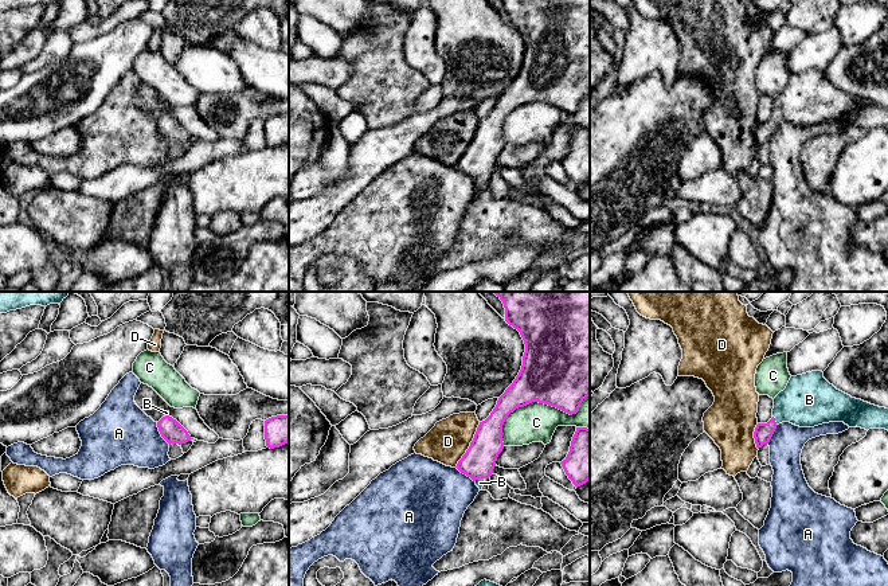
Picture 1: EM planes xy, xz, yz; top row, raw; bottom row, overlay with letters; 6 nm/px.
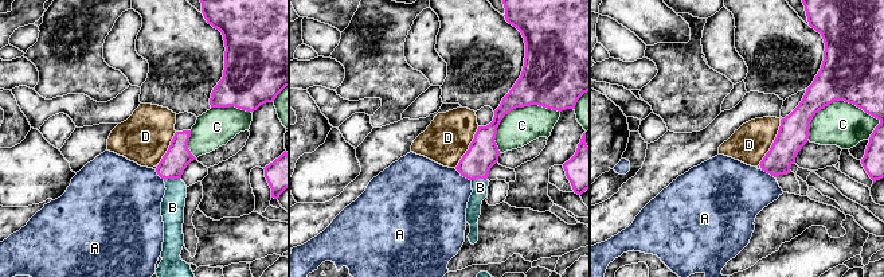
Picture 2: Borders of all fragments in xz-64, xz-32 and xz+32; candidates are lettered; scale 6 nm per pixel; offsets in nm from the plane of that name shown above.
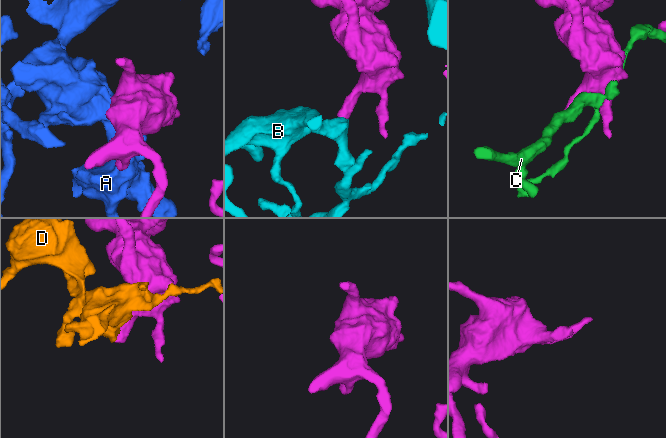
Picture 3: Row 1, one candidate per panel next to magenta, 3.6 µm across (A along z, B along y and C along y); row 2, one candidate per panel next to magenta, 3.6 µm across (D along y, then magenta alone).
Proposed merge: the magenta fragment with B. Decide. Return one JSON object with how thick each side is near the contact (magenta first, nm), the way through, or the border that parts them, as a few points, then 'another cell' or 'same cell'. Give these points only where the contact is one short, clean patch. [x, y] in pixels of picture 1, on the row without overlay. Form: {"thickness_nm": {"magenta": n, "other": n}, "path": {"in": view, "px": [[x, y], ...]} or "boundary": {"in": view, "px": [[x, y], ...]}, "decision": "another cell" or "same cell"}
{"thickness_nm": {"magenta": 110, "other": 320}, "path": {"in": "yz", "px": [[763, 131], [774, 118], [790, 104], [809, 98]]}, "decision": "same cell"}

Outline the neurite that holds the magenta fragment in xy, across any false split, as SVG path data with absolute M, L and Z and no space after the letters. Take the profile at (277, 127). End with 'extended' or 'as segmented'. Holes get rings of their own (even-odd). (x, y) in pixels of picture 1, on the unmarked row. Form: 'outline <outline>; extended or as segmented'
outline M277 114L265 120L265 138L270 148L289 141L289 114Z; as segmented

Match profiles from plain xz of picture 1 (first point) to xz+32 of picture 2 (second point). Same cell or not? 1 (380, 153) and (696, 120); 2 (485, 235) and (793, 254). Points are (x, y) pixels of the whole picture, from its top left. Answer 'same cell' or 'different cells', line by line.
1: different cells
2: different cells

